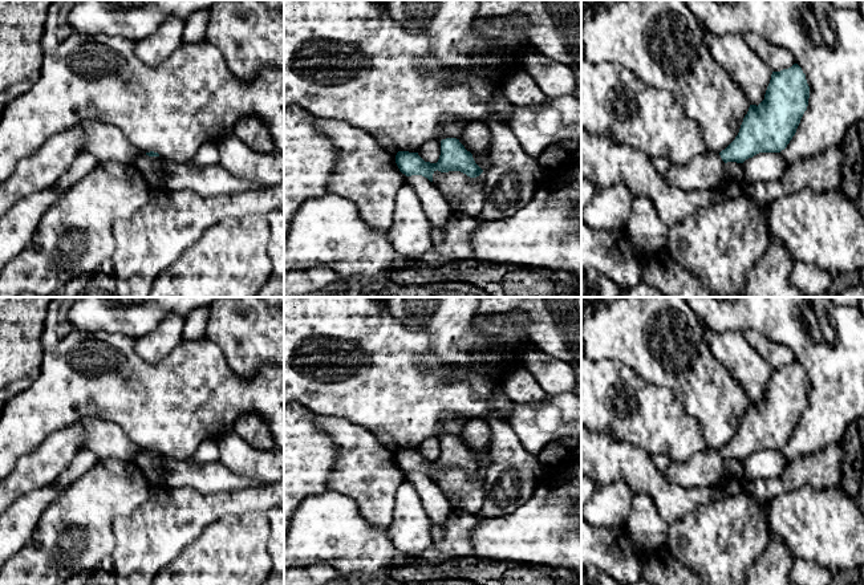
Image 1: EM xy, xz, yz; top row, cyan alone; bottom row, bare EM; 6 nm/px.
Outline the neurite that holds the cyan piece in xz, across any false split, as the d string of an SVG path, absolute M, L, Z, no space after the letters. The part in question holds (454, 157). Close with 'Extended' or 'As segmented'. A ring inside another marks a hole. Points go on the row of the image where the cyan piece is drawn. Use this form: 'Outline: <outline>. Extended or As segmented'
Outline: M446 138L441 141L441 155L437 163L425 162L418 153L398 151L396 163L402 174L406 176L422 175L433 182L433 174L438 170L441 172L461 171L470 178L479 176L483 170L475 163L472 154L457 138Z. As segmented

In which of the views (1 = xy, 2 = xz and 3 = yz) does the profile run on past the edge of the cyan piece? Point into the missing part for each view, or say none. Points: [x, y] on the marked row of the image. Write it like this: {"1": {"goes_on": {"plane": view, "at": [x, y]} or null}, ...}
{"1": {"goes_on": null}, "2": {"goes_on": null}, "3": {"goes_on": null}}

